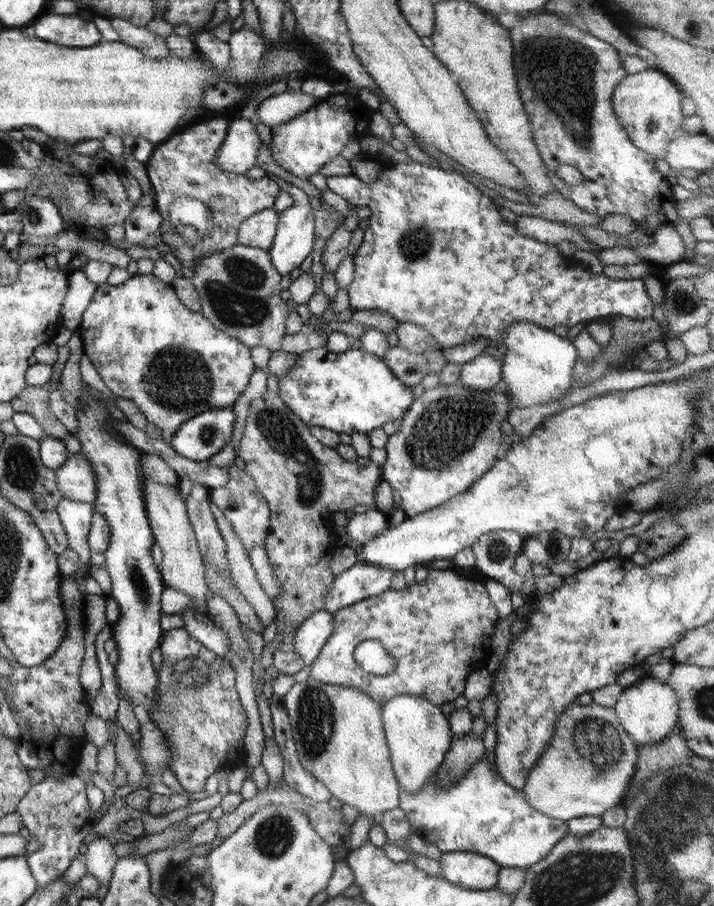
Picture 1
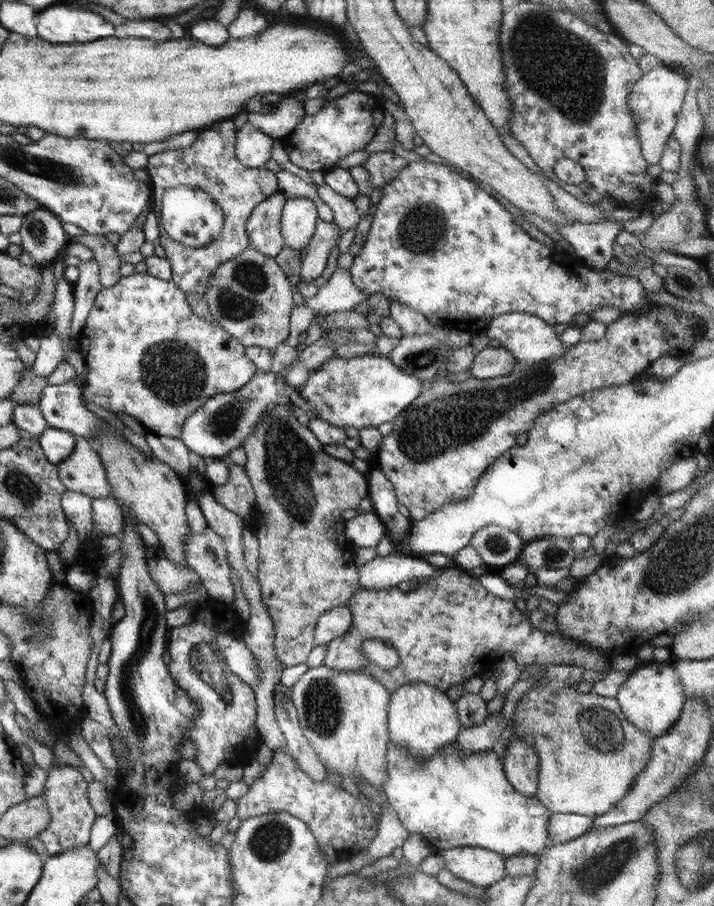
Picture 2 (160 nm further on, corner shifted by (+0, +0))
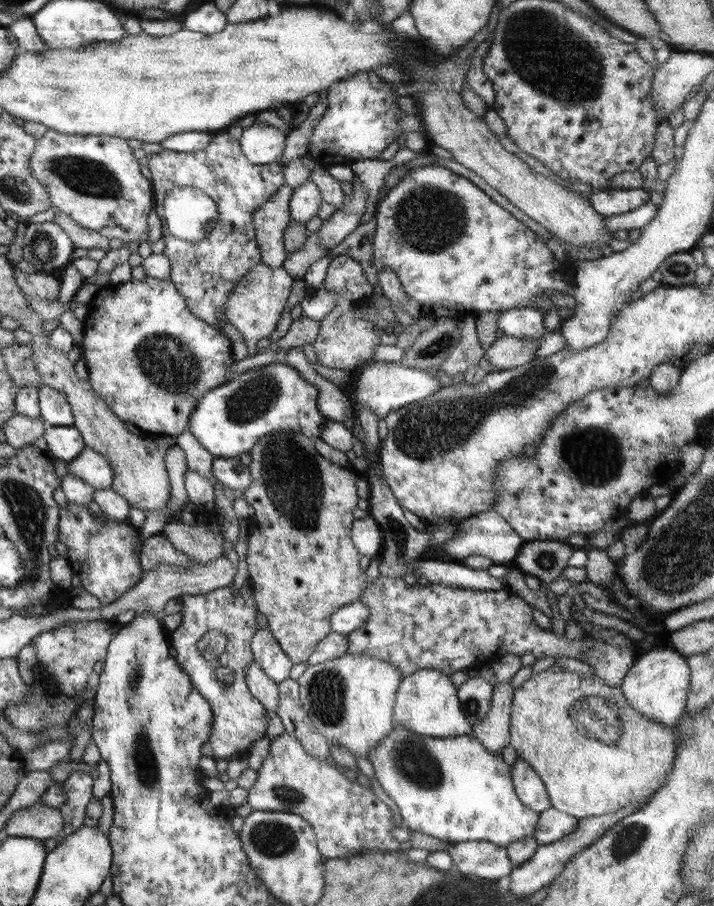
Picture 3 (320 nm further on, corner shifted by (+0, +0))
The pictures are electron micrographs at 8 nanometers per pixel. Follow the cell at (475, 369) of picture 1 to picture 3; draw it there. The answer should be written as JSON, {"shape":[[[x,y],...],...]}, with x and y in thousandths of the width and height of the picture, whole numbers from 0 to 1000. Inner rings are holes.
{"shape":[[[704,370],[679,387],[681,395],[686,397],[692,406],[696,406],[695,409],[734,404],[752,393],[749,389],[759,375],[762,370],[752,374],[730,374]]]}

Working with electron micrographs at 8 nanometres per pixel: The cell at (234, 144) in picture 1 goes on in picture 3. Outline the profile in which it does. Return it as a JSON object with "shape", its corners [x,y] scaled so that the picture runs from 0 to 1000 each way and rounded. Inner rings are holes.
{"shape":[[[363,135],[340,143],[335,159],[338,168],[356,182],[391,180],[401,151],[396,145]]]}

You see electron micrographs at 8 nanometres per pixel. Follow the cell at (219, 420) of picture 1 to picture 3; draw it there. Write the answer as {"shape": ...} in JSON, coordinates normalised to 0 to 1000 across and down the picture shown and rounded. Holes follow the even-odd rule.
{"shape":[[[378,401],[373,404],[364,404],[354,407],[342,409],[338,413],[328,414],[328,416],[319,422],[308,425],[305,428],[298,428],[293,430],[286,437],[280,438],[276,442],[273,451],[269,454],[269,457],[265,461],[263,475],[269,476],[269,479],[283,489],[283,492],[298,501],[301,504],[322,504],[322,506],[335,506],[336,501],[342,499],[350,499],[356,491],[360,488],[364,488],[364,485],[368,481],[375,481],[377,479],[384,479],[385,477],[415,477],[416,479],[424,479],[429,482],[434,483],[450,483],[450,476],[454,474],[454,465],[458,462],[451,459],[448,451],[444,447],[447,433],[444,428],[436,423],[431,422],[422,413],[419,408],[415,408],[410,404],[396,401]]]}

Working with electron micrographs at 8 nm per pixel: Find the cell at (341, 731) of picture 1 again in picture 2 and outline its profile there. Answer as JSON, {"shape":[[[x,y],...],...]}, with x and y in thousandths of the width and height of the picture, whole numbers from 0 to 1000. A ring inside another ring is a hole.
{"shape":[[[454,734],[431,738],[408,758],[406,773],[413,777],[420,796],[420,804],[433,820],[441,826],[443,834],[457,850],[465,850],[476,857],[518,864],[525,871],[535,872],[542,860],[543,804],[542,784],[546,776],[546,764],[527,748],[504,741],[471,741]]]}

